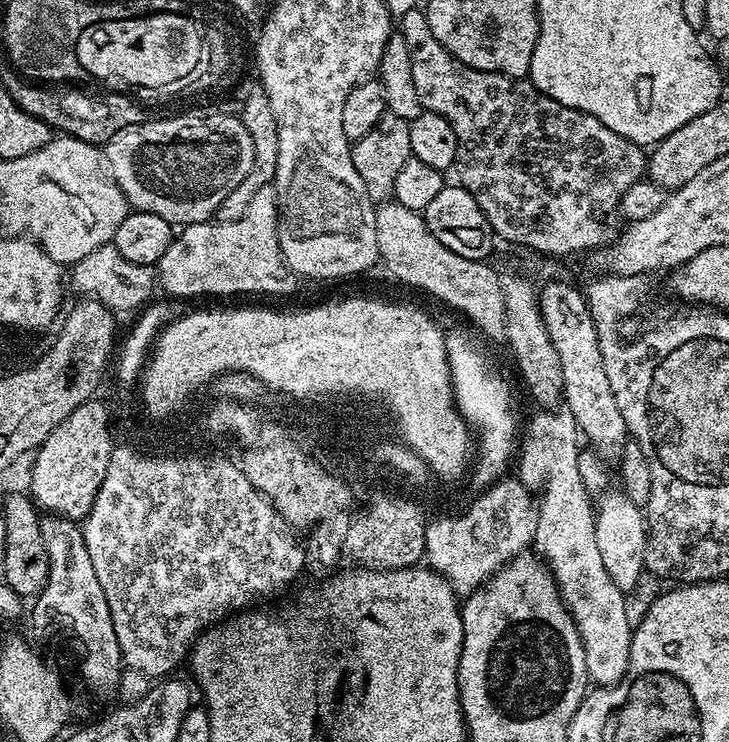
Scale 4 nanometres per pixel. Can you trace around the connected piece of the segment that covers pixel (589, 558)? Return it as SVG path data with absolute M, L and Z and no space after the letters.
M561 411L561 416L551 416L540 412L528 425L524 424L518 440L518 459L520 472L518 479L529 488L544 488L538 492L538 511L536 513L536 538L534 548L552 571L560 596L568 607L568 612L578 626L578 634L586 650L588 679L596 686L611 686L624 677L630 662L630 646L634 629L626 620L625 593L614 586L613 579L606 572L606 565L598 550L596 537L596 514L593 497L588 496L583 480L578 472L578 456L582 449L582 433L571 412Z

